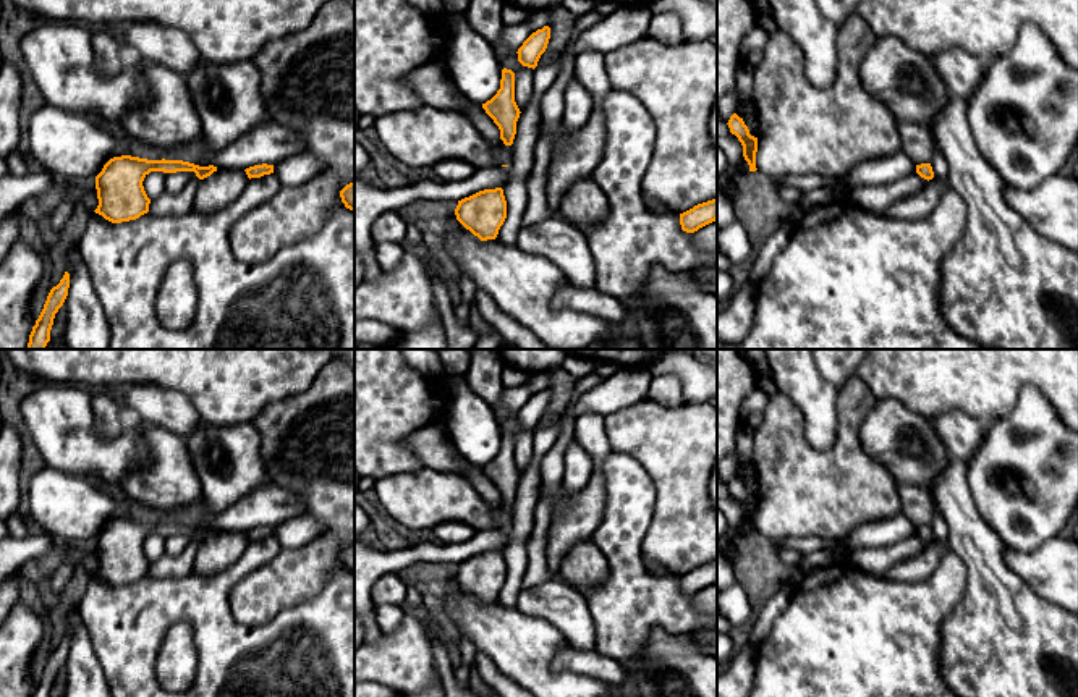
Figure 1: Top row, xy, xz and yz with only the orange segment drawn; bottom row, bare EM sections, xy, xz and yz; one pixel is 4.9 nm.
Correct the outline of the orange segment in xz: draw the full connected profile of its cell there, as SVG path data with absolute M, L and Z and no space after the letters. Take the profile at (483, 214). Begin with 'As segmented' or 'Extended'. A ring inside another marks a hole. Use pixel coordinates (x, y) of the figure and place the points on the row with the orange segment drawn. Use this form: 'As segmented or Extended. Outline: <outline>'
As segmented. Outline: M484 189L458 201L455 215L481 241L495 239L507 218L503 189Z

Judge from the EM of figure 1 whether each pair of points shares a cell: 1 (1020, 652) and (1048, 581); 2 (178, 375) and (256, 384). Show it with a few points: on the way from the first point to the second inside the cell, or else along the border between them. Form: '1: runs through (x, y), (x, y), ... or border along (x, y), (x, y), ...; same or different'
1: border along (1012, 571), (1039, 595), (1061, 607); different
2: runs through (198, 375), (237, 375); same

